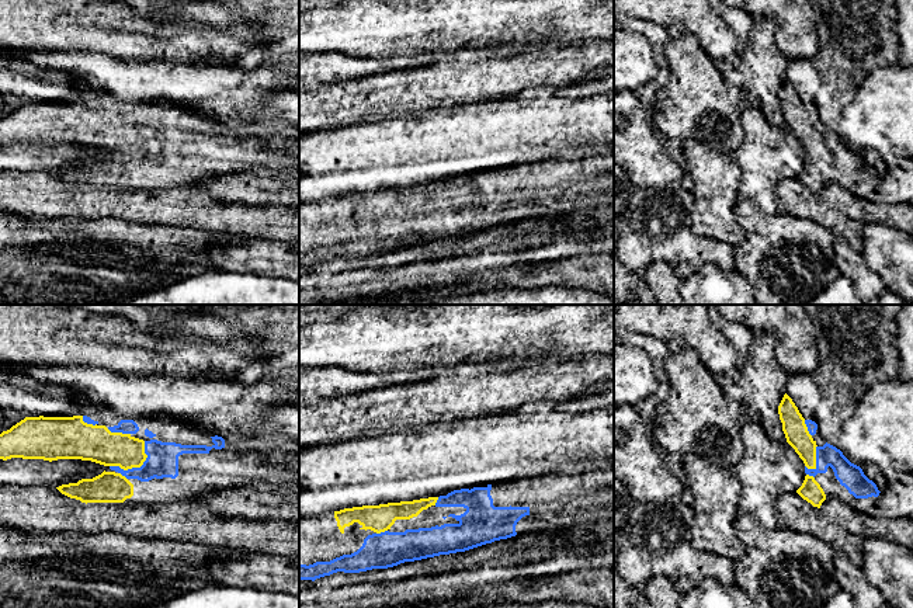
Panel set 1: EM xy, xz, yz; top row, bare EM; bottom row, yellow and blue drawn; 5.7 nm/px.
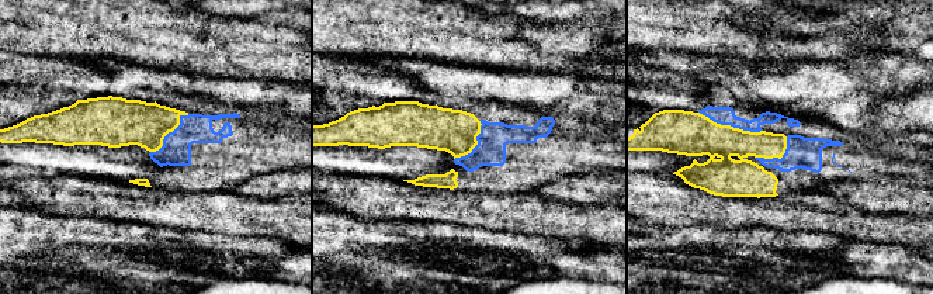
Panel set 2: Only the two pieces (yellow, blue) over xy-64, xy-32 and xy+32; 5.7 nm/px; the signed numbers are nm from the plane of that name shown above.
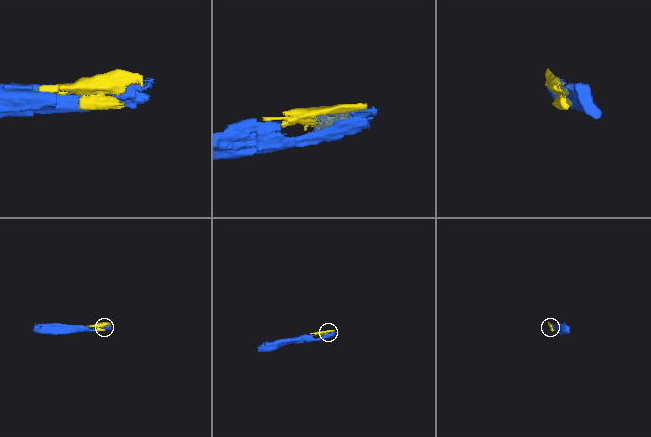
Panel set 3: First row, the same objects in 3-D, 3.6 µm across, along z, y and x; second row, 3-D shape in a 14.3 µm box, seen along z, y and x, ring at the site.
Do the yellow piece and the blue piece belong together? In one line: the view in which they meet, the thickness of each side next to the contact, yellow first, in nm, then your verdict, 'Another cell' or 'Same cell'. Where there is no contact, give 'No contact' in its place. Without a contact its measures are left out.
Touches yellow in xy. Thickness 200 nm (yellow) against 180 nm. Same cell

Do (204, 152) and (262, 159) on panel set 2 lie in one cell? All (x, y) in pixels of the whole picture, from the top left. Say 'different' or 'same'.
same

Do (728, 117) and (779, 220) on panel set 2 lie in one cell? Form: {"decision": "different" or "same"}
{"decision": "different"}

